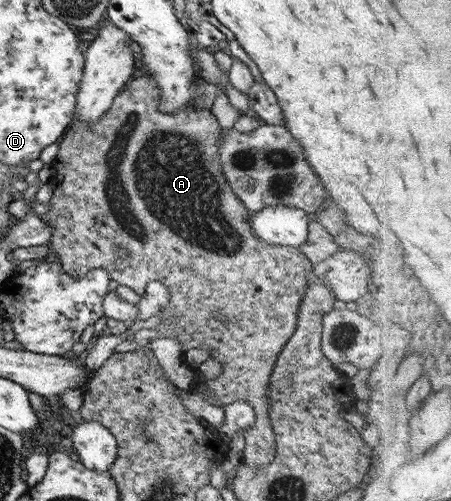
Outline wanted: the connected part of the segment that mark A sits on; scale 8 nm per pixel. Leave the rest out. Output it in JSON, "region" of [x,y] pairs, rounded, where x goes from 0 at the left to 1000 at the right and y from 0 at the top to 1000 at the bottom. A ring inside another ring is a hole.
{"region":[[[322,150],[295,158],[286,170],[275,172],[251,196],[242,218],[206,246],[157,244],[142,267],[126,279],[129,299],[113,331],[122,337],[118,359],[118,385],[106,401],[109,423],[104,423],[104,449],[113,453],[113,471],[106,489],[115,501],[118,517],[133,527],[140,543],[160,553],[180,553],[202,537],[226,537],[237,541],[242,557],[266,569],[293,577],[308,593],[319,587],[319,577],[330,563],[357,563],[377,585],[377,603],[368,613],[348,625],[353,645],[344,659],[366,677],[392,677],[404,685],[404,701],[424,693],[443,693],[468,699],[463,715],[477,715],[490,727],[490,741],[481,752],[446,760],[459,770],[466,784],[477,788],[479,800],[468,808],[494,812],[521,798],[543,798],[561,814],[565,836],[541,866],[541,892],[534,920],[552,934],[585,934],[608,914],[610,864],[603,860],[599,836],[590,822],[588,770],[594,764],[603,743],[608,721],[632,689],[632,683],[647,671],[659,649],[659,623],[676,571],[690,561],[690,525],[672,511],[661,495],[592,489],[579,475],[561,469],[552,453],[552,423],[539,405],[517,389],[503,359],[488,335],[483,301],[488,295],[488,269],[499,257],[490,255],[466,220],[437,216],[435,212],[406,212],[379,226],[361,226],[350,220],[350,170],[339,156]],[[253,493],[282,497],[282,519],[259,519],[253,511]]]}

